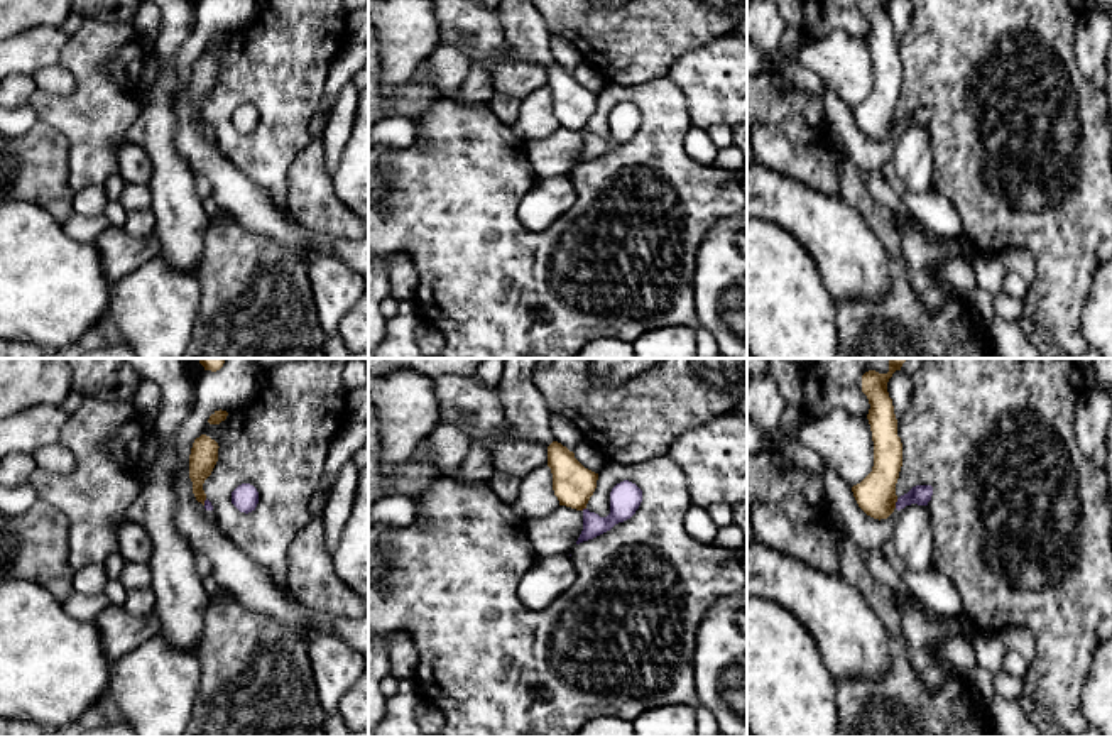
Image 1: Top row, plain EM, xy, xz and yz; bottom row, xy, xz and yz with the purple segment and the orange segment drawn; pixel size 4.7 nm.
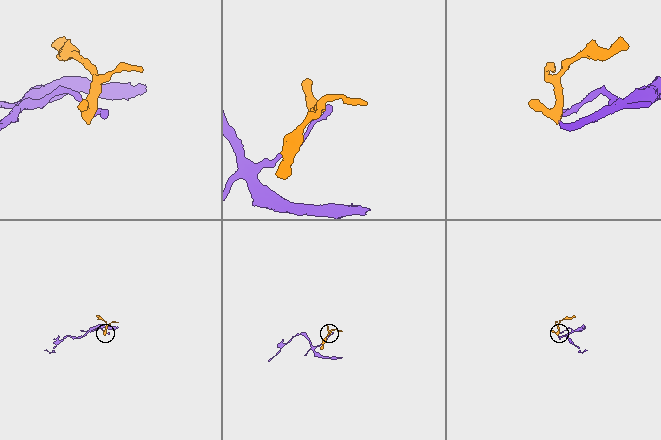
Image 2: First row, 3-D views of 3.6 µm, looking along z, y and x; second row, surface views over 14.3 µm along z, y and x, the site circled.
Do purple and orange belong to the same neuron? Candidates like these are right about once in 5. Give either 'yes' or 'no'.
no

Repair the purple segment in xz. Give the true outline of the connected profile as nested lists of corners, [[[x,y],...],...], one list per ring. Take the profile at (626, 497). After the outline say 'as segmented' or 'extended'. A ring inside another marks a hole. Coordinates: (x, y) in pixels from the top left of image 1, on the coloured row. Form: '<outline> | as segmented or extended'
[[[624,480],[617,483],[610,492],[610,514],[607,517],[600,517],[588,509],[583,509],[583,531],[576,541],[576,544],[593,539],[607,531],[610,531],[615,524],[630,519],[642,502],[642,490]]] | as segmented

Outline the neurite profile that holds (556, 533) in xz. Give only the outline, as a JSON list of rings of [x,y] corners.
[[[558,505],[544,517],[527,517],[522,532],[532,544],[536,558],[571,554],[583,531],[583,510]]]

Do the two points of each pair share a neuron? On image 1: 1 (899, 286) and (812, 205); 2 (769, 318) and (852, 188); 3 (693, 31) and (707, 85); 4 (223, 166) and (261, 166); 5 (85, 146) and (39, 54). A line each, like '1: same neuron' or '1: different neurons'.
1: different neurons
2: different neurons
3: different neurons
4: different neurons
5: different neurons

